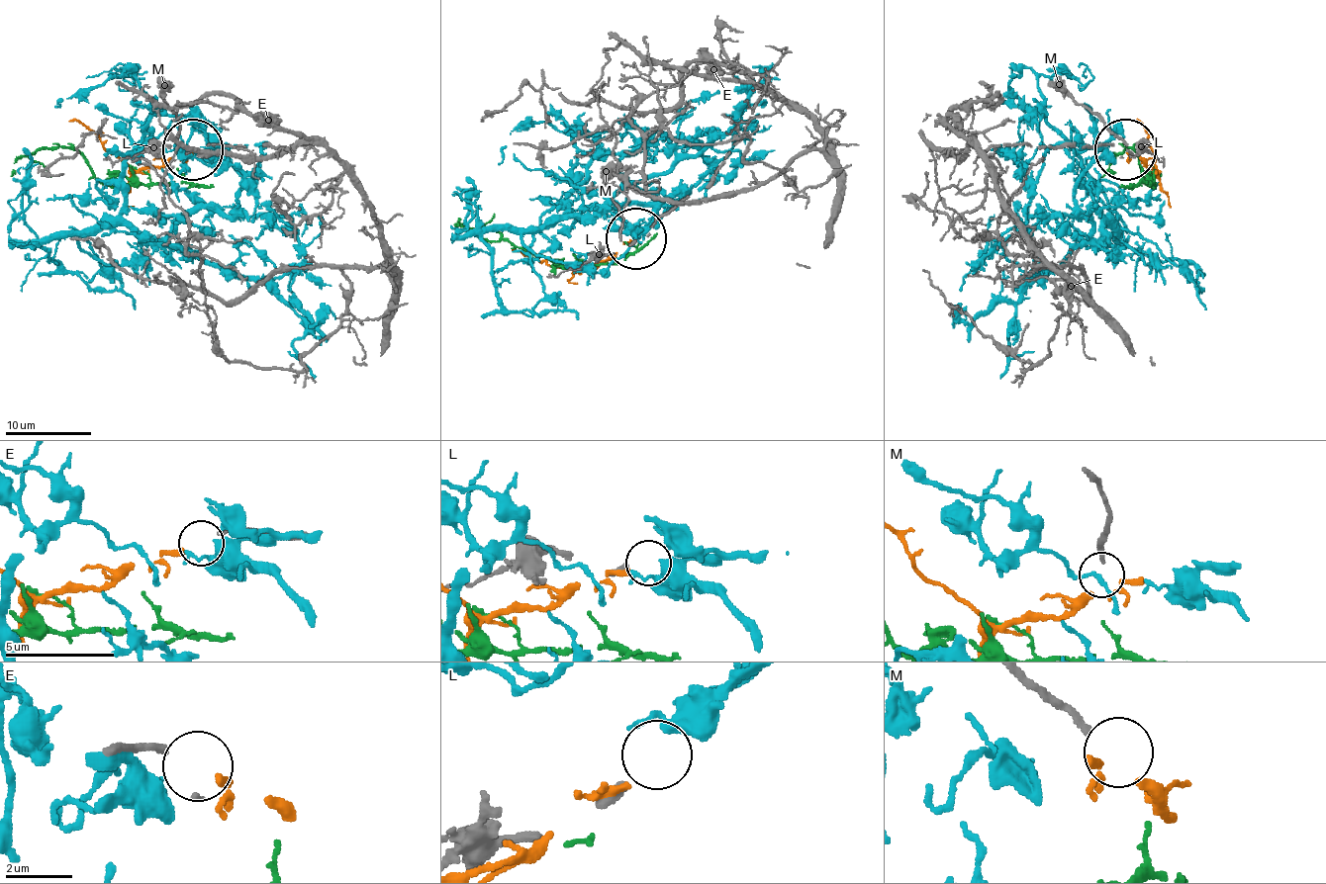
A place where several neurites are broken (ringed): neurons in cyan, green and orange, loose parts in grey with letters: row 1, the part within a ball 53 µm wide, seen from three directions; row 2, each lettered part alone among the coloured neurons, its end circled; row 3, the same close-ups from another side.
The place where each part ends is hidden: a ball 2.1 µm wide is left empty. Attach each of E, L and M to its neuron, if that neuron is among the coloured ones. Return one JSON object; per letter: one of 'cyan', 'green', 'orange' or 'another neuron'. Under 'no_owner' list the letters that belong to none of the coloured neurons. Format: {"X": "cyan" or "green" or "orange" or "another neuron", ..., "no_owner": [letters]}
{"E": "orange", "L": "cyan", "M": "another neuron", "no_owner": ["M"]}

